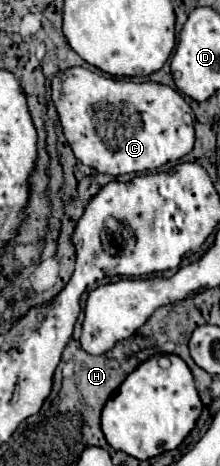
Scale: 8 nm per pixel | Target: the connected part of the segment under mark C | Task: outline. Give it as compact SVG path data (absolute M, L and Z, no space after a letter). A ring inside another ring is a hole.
M74 66L58 72L52 78L52 102L62 122L64 138L68 140L74 156L82 164L110 176L156 170L166 162L180 160L194 146L194 112L188 102L178 94L178 90L166 84L132 82L104 76L82 66Z

